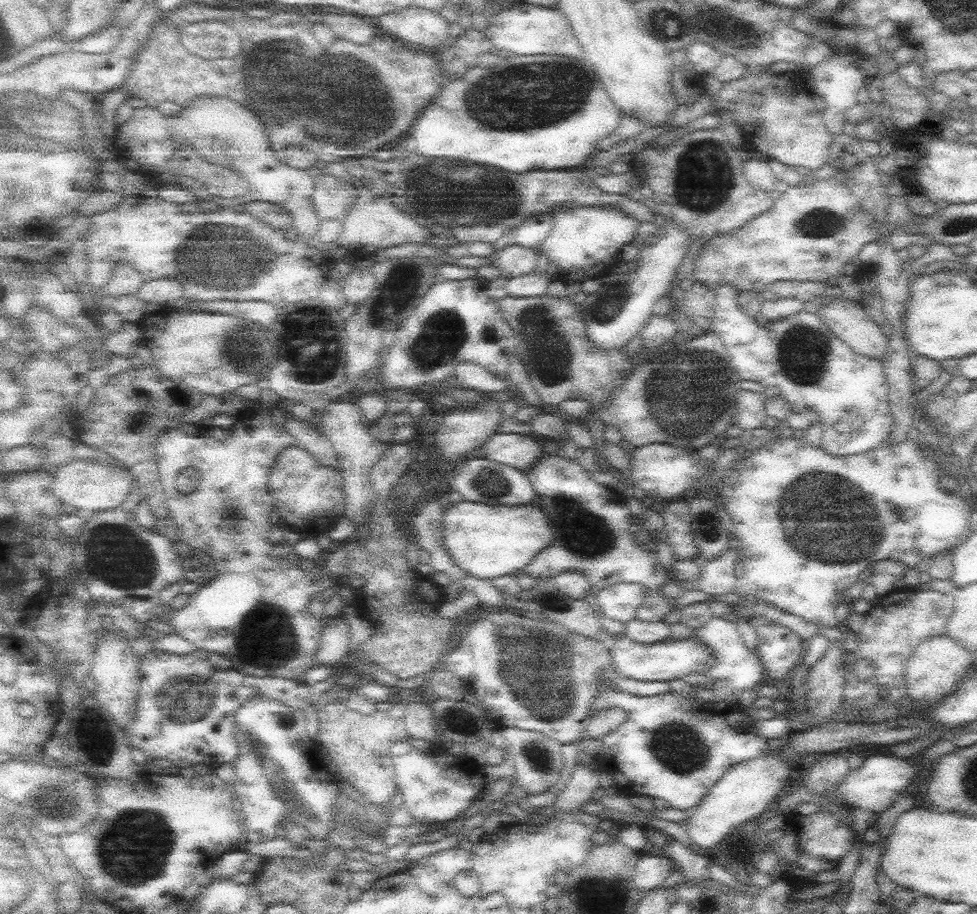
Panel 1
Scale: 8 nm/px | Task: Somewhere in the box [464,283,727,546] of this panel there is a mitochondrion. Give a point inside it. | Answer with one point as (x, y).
(550, 355)

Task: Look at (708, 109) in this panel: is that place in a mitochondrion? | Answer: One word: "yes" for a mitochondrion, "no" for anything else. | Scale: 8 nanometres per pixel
no

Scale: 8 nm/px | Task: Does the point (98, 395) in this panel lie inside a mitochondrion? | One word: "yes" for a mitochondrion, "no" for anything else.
no

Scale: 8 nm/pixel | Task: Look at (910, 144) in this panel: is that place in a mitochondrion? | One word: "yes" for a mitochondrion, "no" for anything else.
no

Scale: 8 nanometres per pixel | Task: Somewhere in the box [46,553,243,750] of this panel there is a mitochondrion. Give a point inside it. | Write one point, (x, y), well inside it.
(187, 699)

